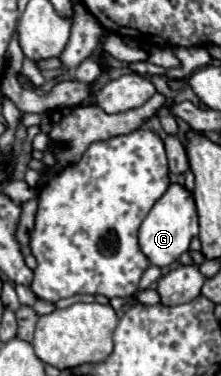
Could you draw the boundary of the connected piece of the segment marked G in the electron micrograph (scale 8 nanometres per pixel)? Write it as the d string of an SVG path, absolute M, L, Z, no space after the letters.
M170 184L140 226L140 248L148 256L150 264L164 268L176 262L178 256L188 250L194 236L198 236L198 216L192 192L182 184Z

